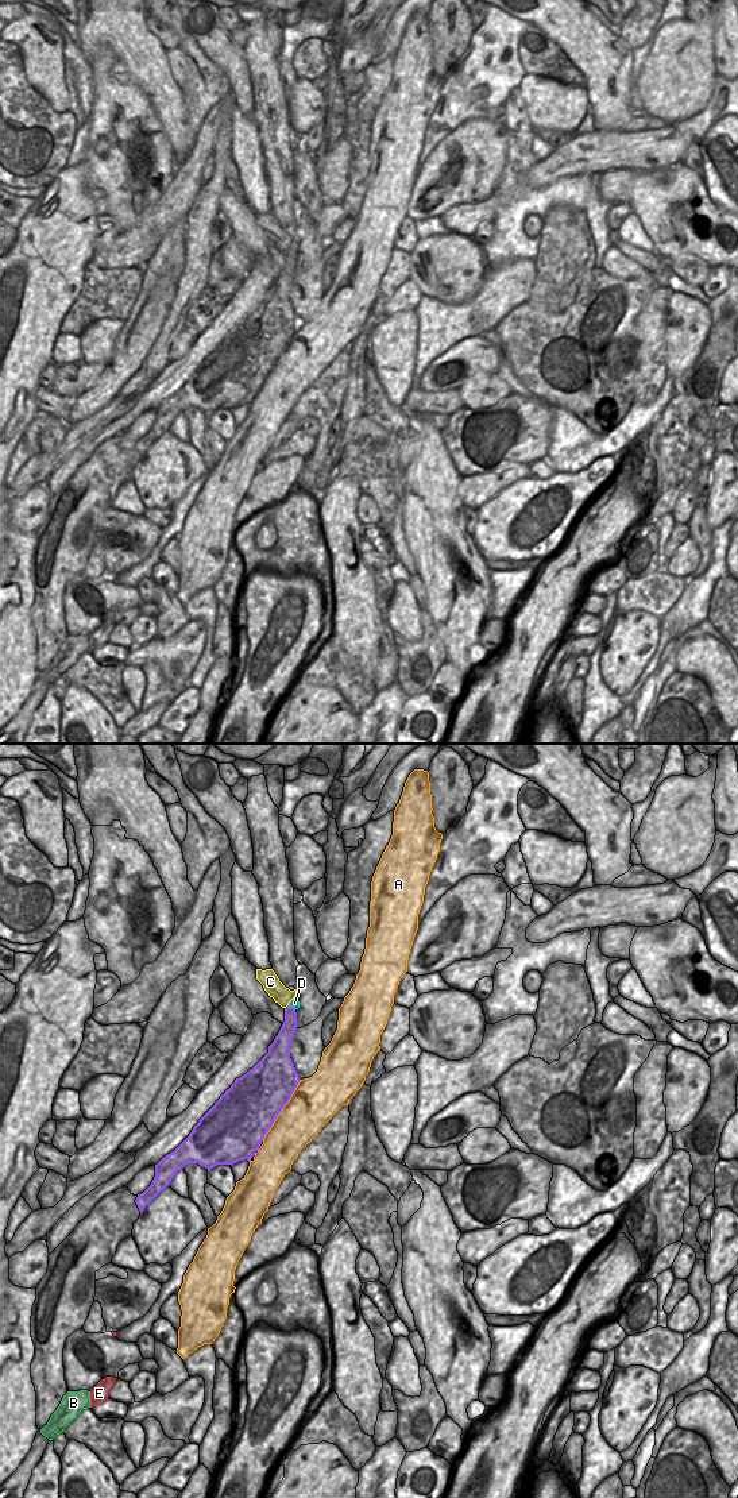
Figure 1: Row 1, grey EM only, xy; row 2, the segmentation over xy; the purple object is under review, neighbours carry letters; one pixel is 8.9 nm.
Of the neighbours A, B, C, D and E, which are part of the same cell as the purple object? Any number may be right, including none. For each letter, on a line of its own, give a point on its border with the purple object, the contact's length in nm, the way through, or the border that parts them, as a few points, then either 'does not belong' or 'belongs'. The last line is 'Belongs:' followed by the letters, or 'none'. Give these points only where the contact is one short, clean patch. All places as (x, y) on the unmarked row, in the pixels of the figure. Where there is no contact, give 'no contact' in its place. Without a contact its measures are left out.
A: contact xy (281, 354); length 650 nm; does not belong
B: contact xy (89, 640); length 60 nm; belongs
C: contact xy (286, 251); length 60 nm; border xy (288, 248), (285, 253); does not belong
D: contact xy (292, 251); length 90 nm; border xy (288, 250), (296, 253); does not belong
E: contact xy (89, 640); length 40 nm; does not belong
Belongs: B

